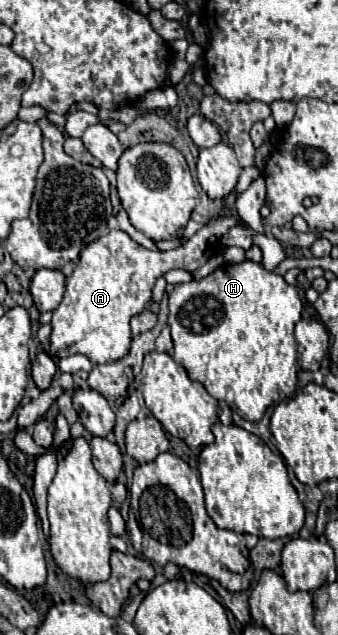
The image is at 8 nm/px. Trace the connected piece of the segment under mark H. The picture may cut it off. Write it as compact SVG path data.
M255 261L225 263L219 269L215 269L211 275L207 275L205 279L201 279L201 281L191 281L191 285L175 285L175 291L169 295L169 329L171 329L173 343L175 343L173 359L179 365L185 367L185 371L187 371L187 375L191 379L201 381L203 387L207 389L207 393L211 397L215 397L217 401L225 401L243 419L247 419L247 421L259 421L269 405L285 401L297 389L297 371L299 371L299 367L297 367L297 341L293 337L293 329L295 329L295 323L302 318L302 302L296 286L285 283L285 279L281 275L275 275L275 273L267 271L261 263L255 263Z

